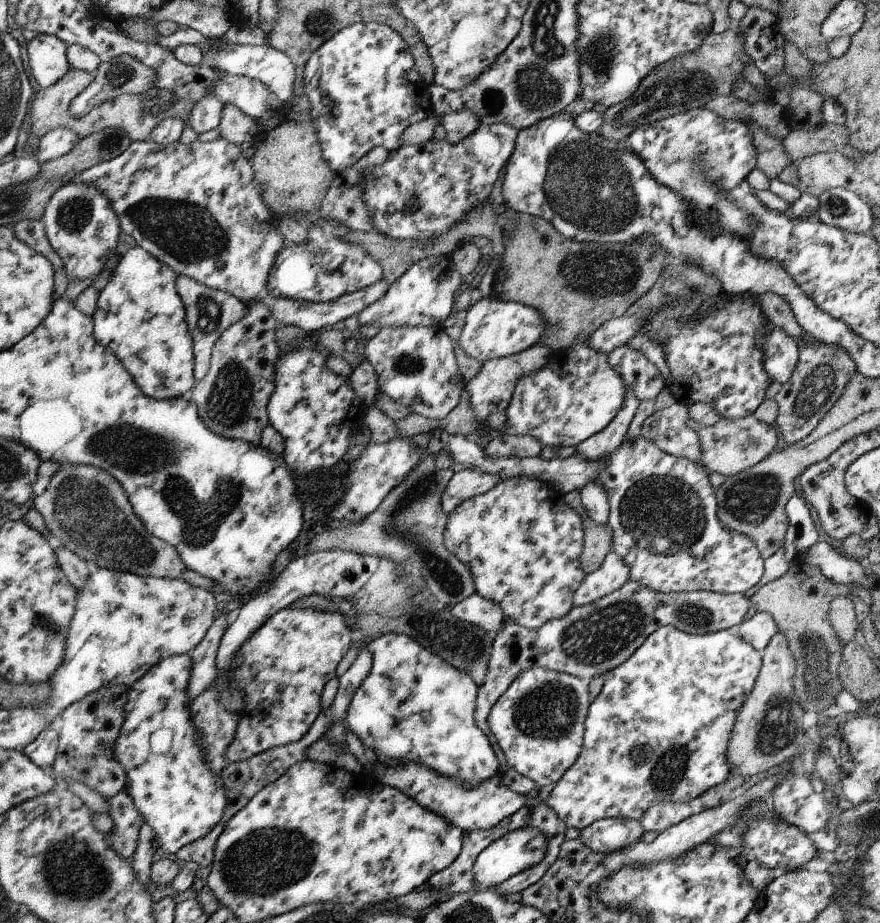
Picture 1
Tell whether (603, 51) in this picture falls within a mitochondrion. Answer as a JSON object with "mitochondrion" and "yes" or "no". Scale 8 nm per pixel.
{"mitochondrion":"yes"}

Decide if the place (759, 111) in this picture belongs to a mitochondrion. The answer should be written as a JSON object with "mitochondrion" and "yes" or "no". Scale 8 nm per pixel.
{"mitochondrion":"no"}

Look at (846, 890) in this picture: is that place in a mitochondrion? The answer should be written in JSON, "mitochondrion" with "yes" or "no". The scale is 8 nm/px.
{"mitochondrion":"no"}

